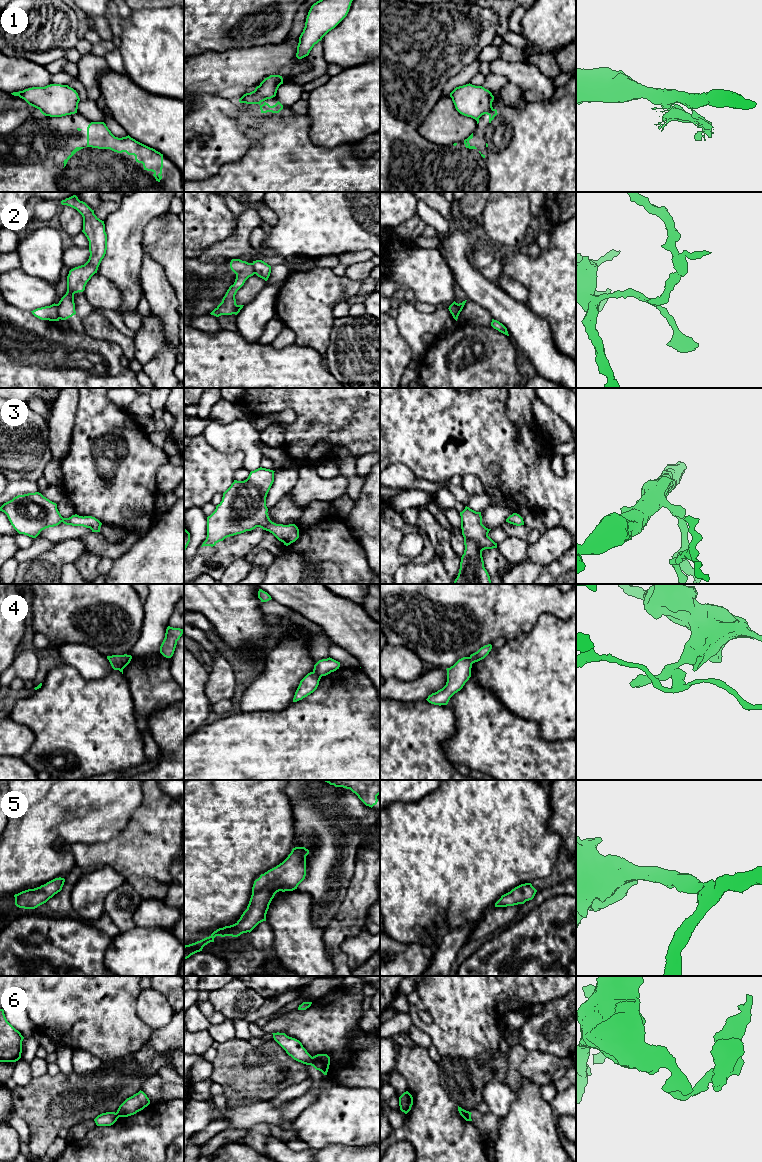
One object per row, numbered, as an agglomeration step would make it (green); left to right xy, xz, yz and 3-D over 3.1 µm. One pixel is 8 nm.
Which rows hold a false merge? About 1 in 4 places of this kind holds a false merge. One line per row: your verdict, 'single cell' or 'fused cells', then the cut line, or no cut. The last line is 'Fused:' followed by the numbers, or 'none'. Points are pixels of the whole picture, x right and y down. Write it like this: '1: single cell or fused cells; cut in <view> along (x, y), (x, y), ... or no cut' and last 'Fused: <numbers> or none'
1: fused cells; cut in yz along (492, 108), (484, 113)
2: fused cells; cut in xy along (56, 304), (60, 318)
3: single cell; no cut
4: fused cells; cut in xy along (129, 655), (117, 669)
5: single cell; no cut
6: fused cells; cut in xz along (312, 1057), (313, 1065)
Fused: 1, 2, 4, 6

